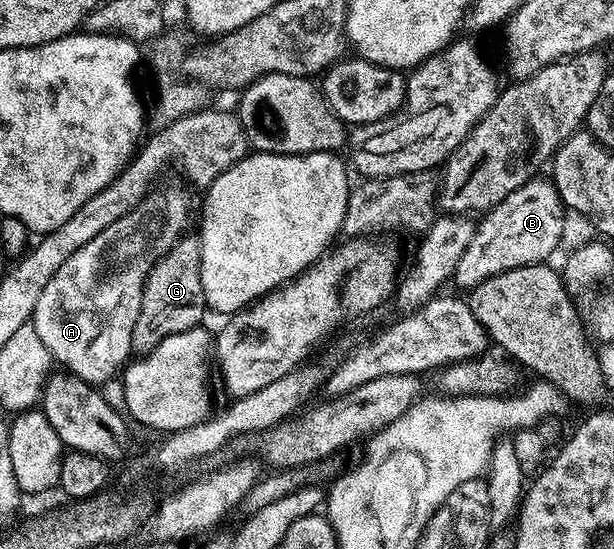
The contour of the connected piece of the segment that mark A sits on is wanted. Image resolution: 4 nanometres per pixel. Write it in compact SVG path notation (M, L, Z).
M148 190L131 211L125 213L117 221L113 221L113 225L109 225L109 229L97 233L97 237L93 237L93 241L89 241L89 245L81 245L81 249L77 249L77 253L73 253L73 257L69 257L69 261L65 261L65 265L61 265L61 269L57 269L57 273L53 273L53 277L49 277L49 285L45 285L45 289L41 293L41 297L35 306L34 318L36 320L43 319L43 323L41 322L43 344L45 345L45 349L51 351L51 358L56 364L64 363L64 365L67 366L64 368L66 368L70 374L81 377L86 383L92 385L103 385L106 379L113 378L115 374L116 378L116 376L124 370L125 364L133 355L131 349L133 325L137 325L137 313L141 313L141 297L145 289L145 281L149 277L153 265L157 265L157 261L161 261L161 257L170 255L176 250L175 242L182 237L183 230L187 227L187 218L189 218L190 215L191 199L185 192Z

